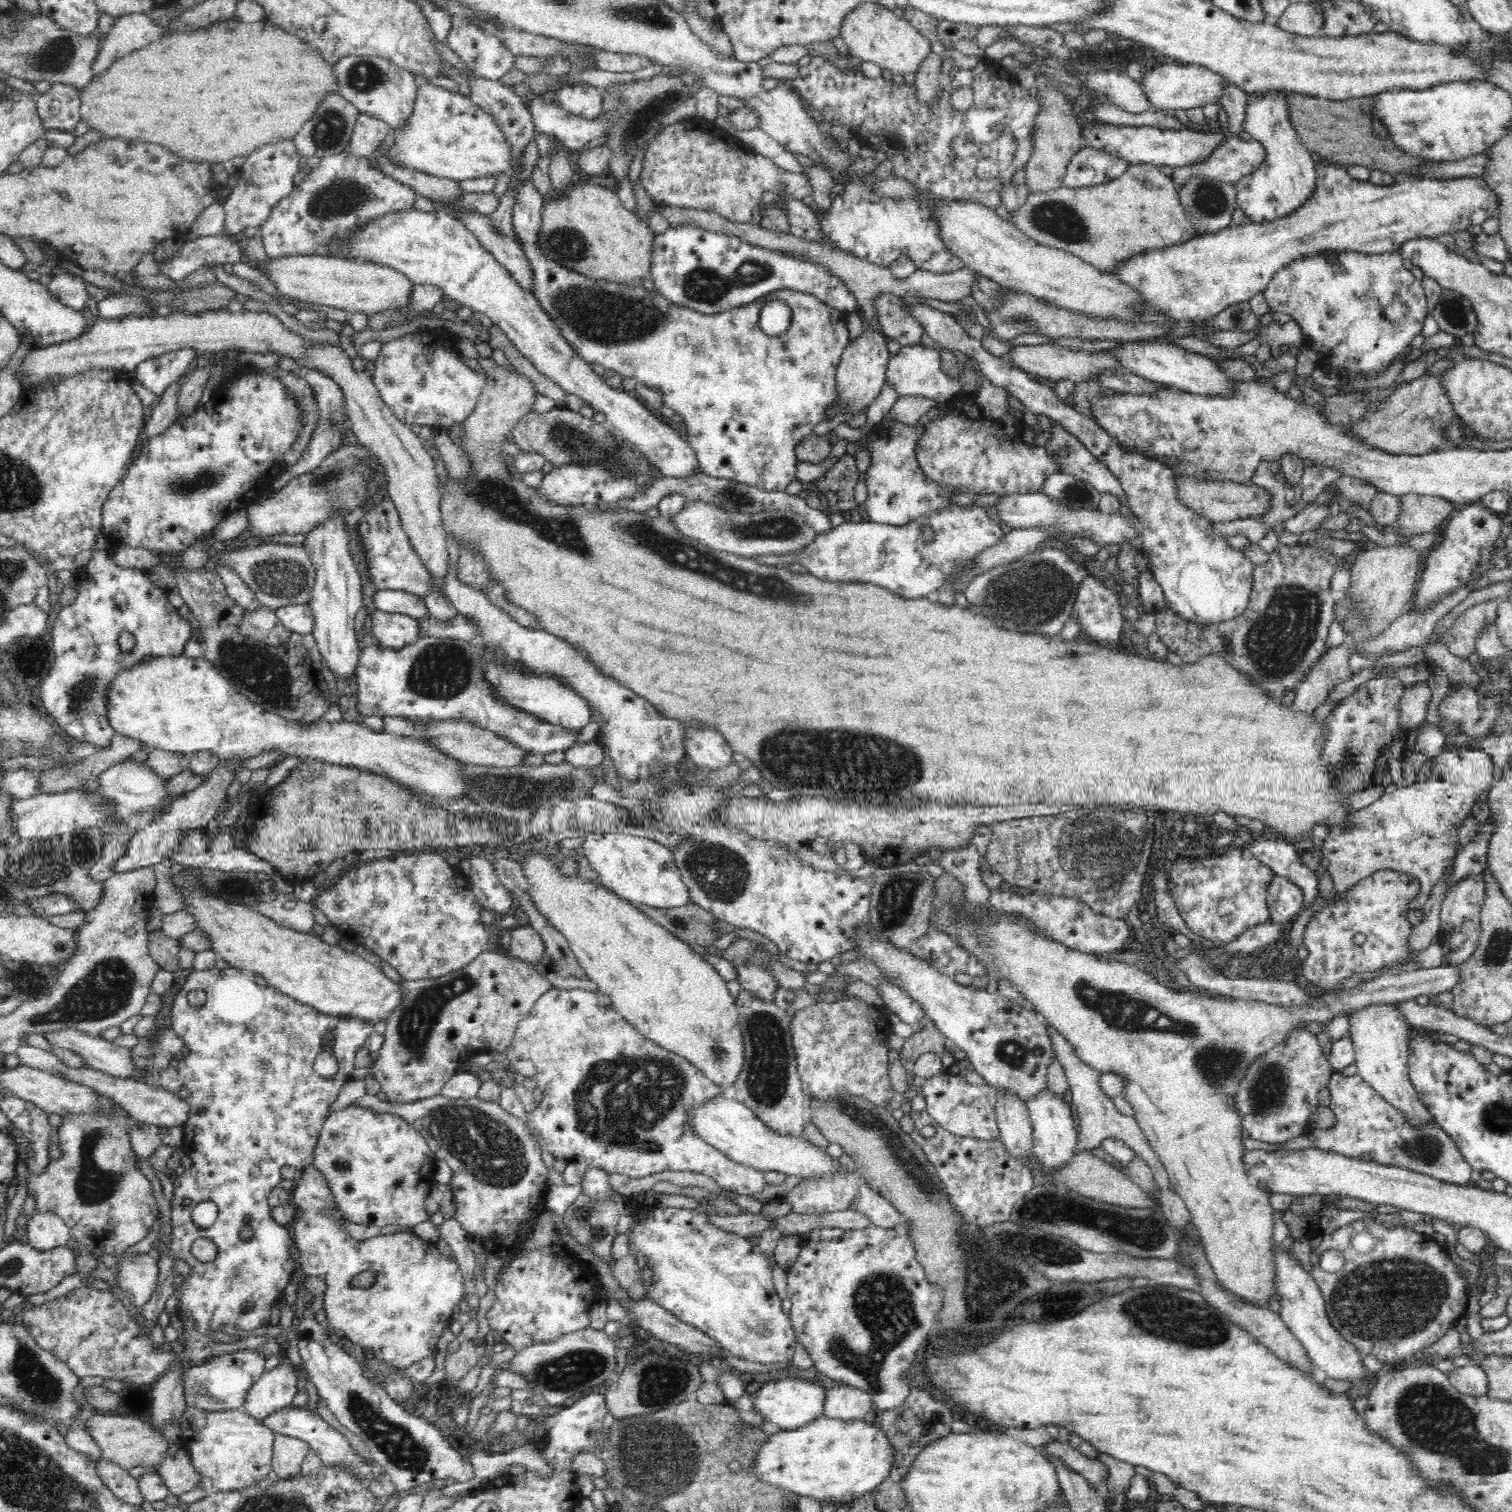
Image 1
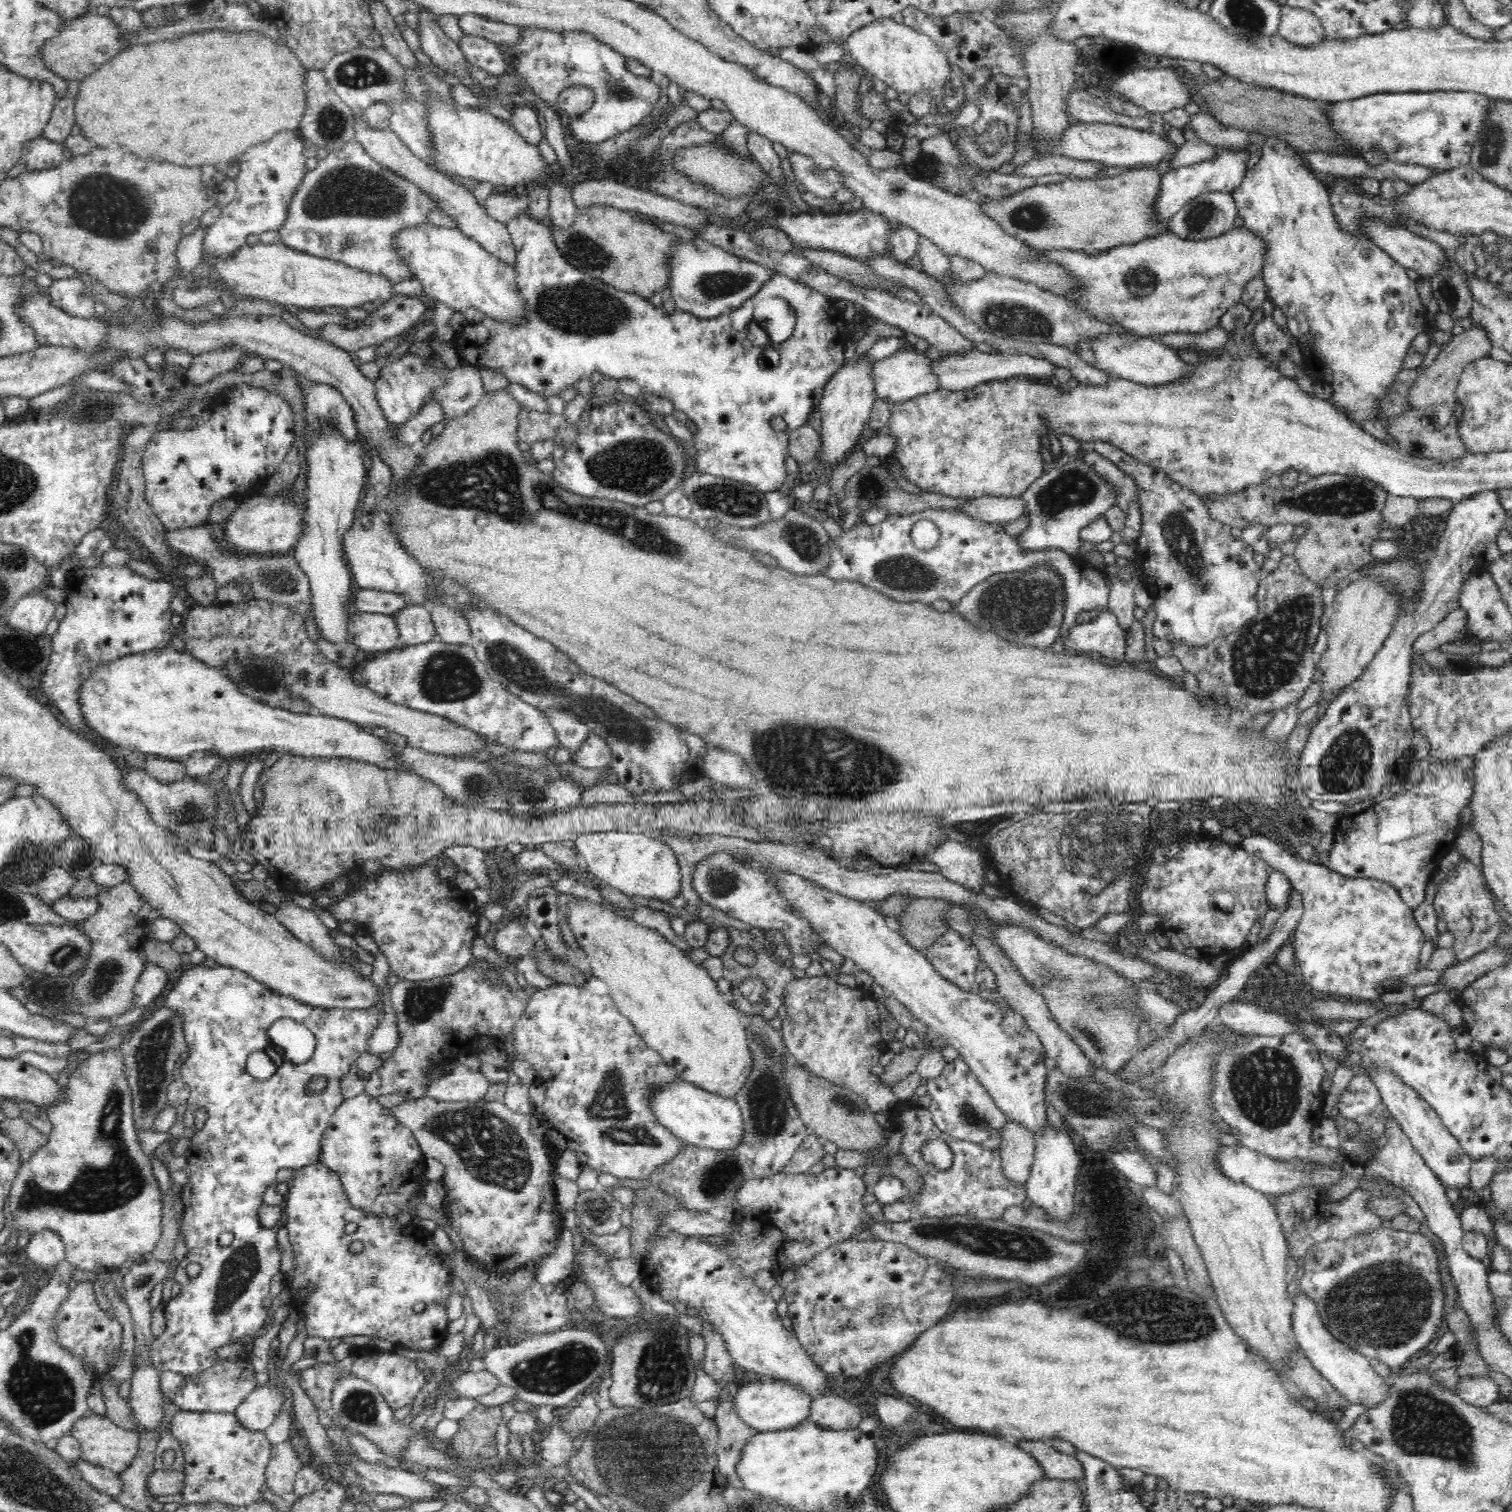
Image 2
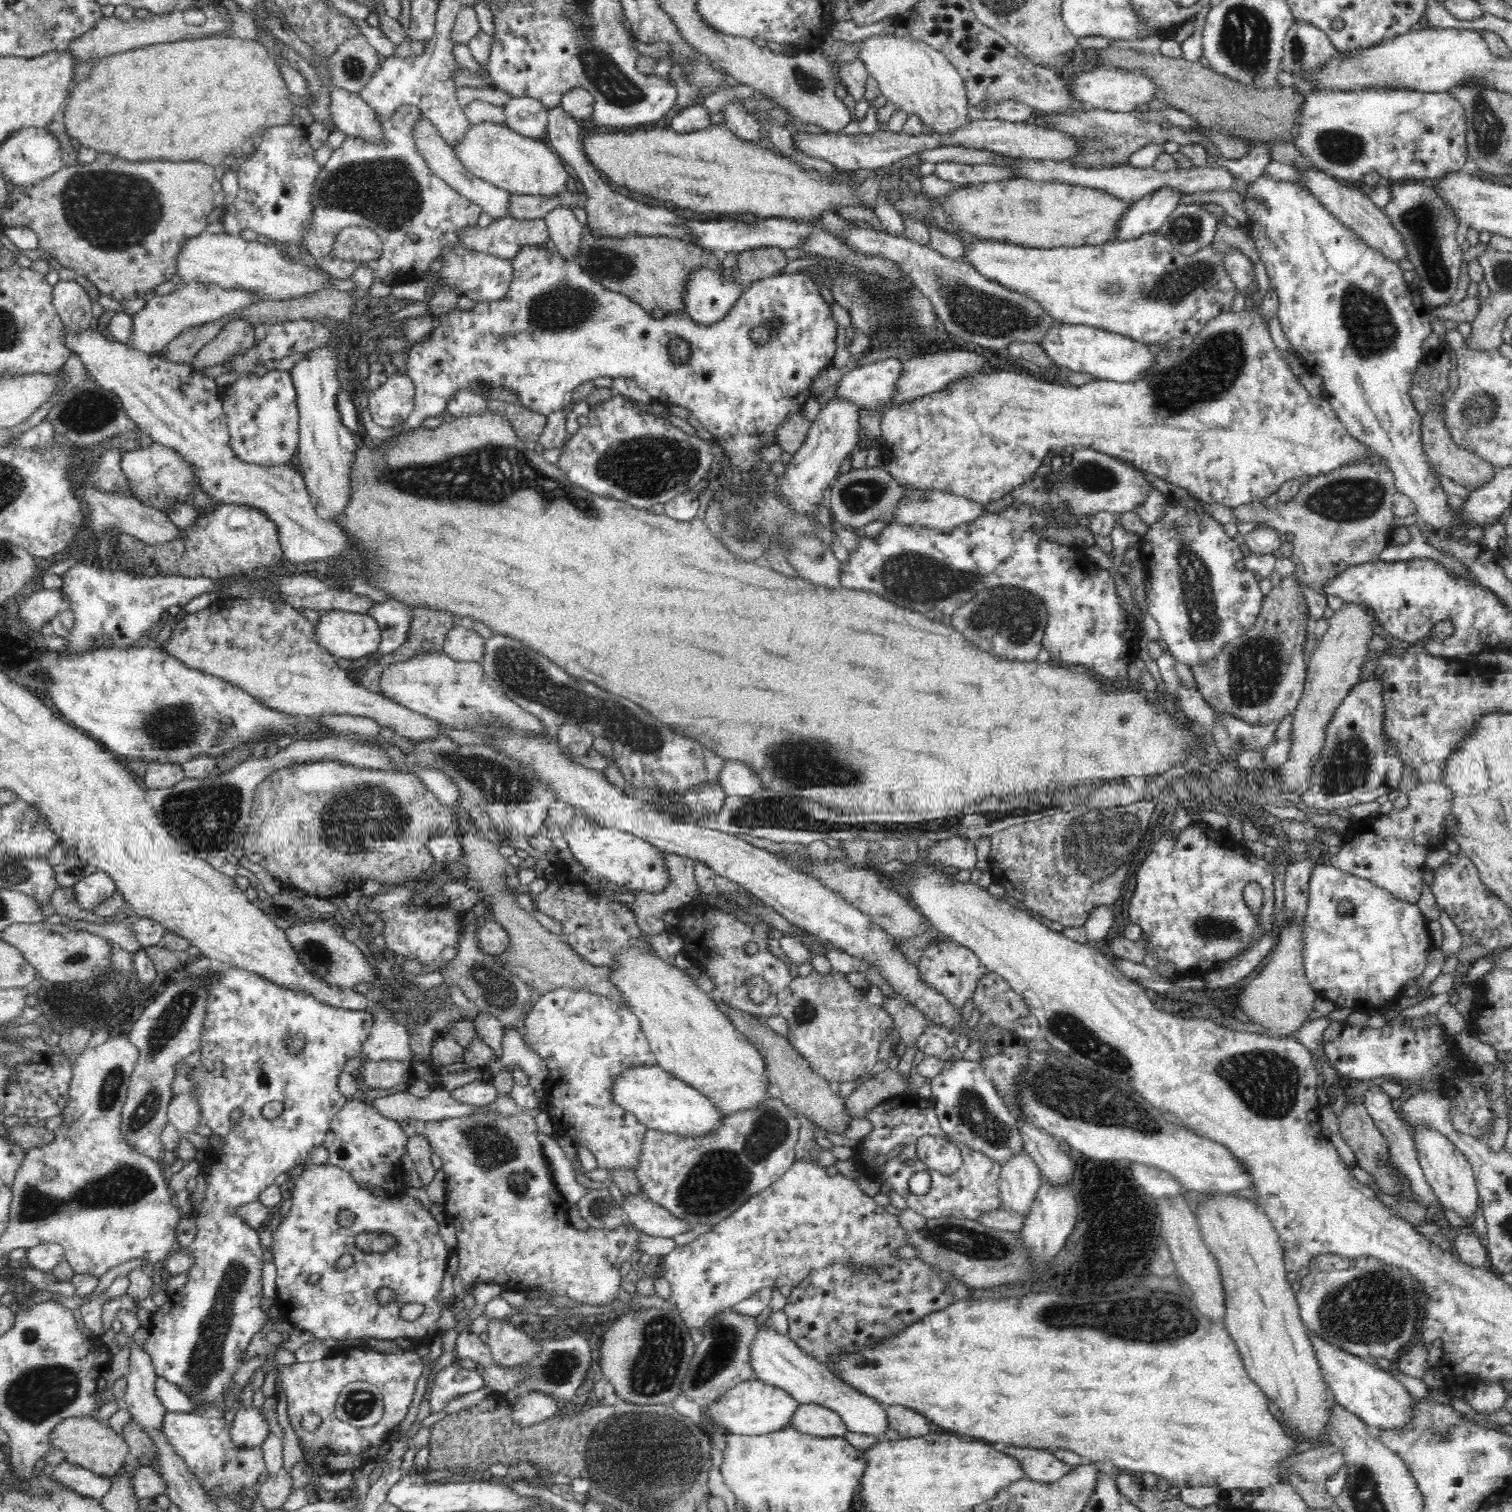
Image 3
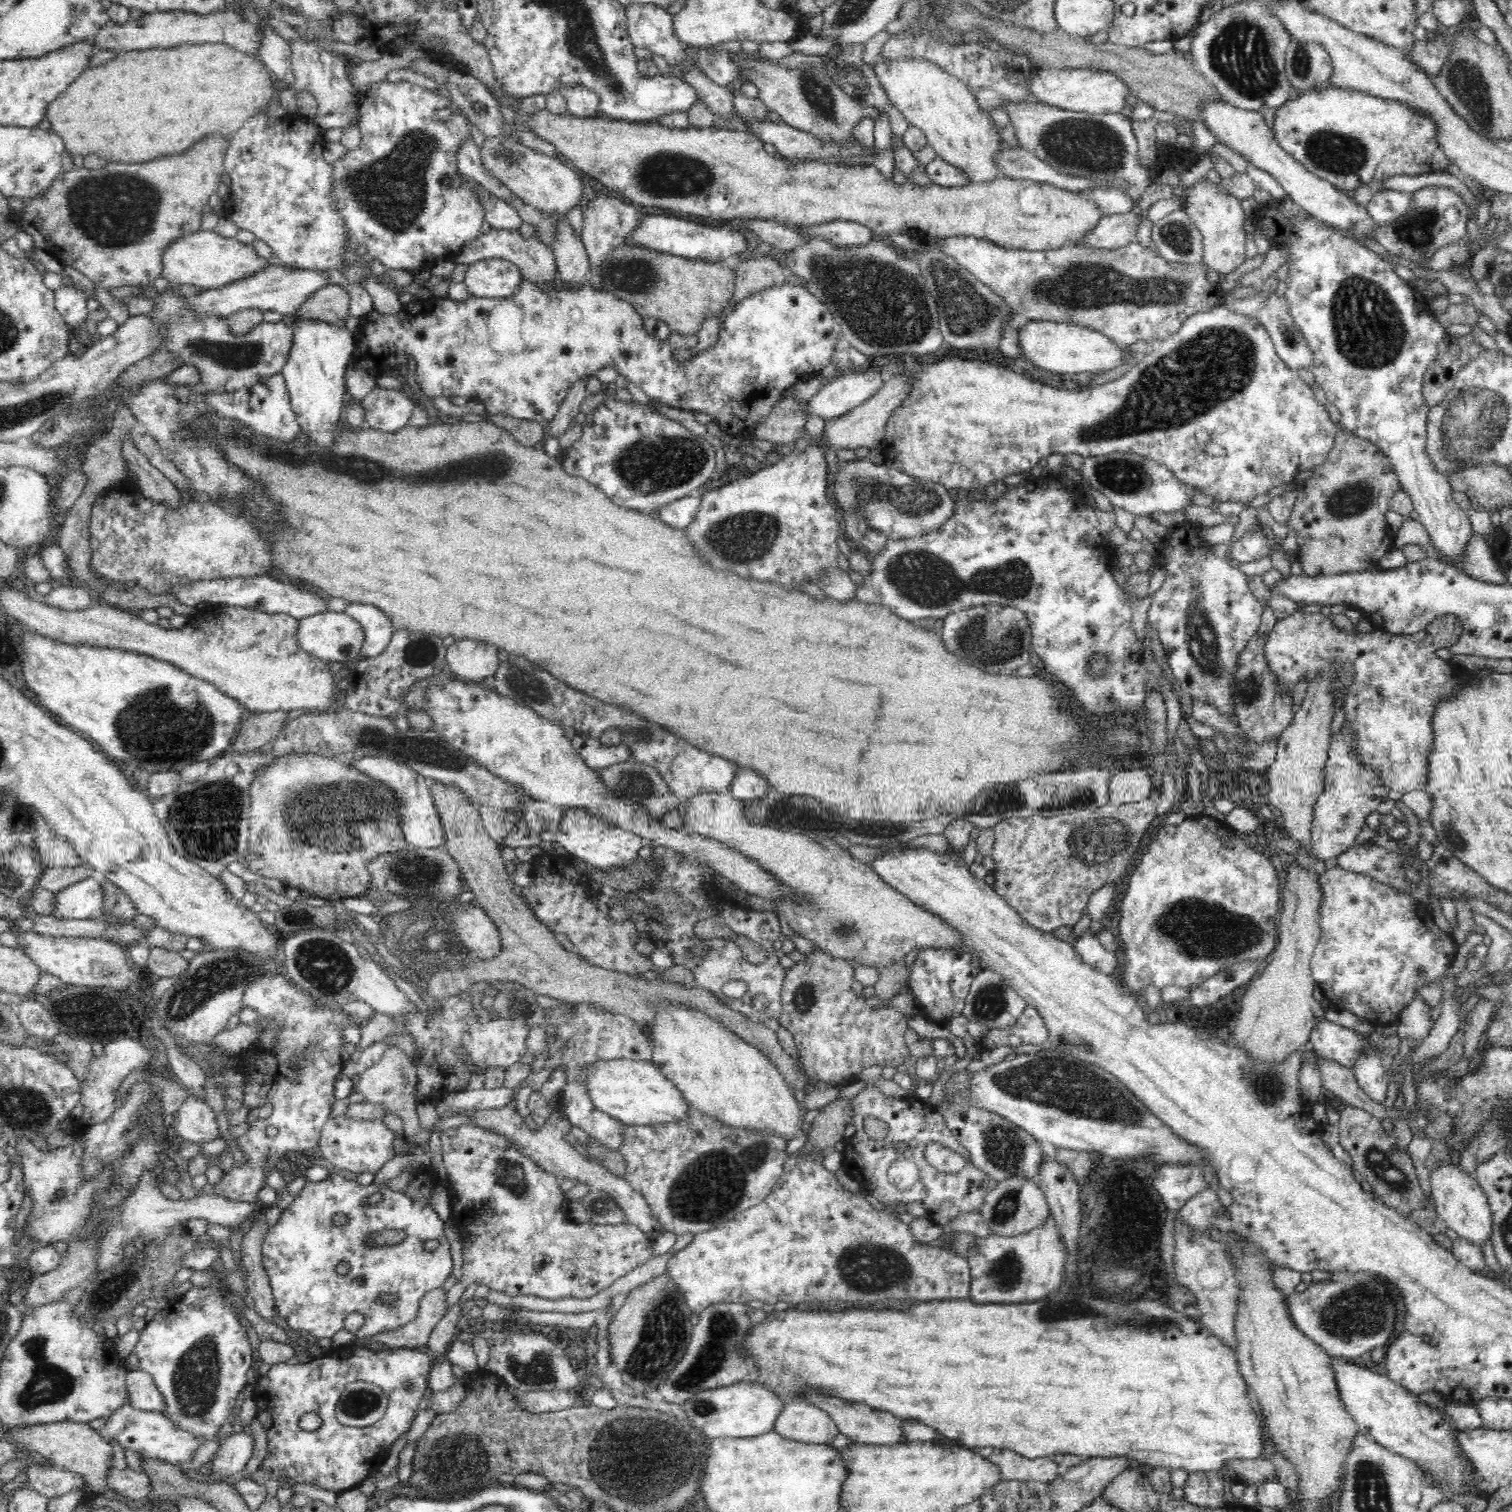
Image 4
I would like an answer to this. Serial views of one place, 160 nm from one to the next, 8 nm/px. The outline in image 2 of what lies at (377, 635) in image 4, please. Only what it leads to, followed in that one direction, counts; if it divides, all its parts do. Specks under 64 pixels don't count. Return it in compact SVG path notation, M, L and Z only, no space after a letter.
M411 603L394 616L399 624L402 646L424 644L438 638L428 605Z

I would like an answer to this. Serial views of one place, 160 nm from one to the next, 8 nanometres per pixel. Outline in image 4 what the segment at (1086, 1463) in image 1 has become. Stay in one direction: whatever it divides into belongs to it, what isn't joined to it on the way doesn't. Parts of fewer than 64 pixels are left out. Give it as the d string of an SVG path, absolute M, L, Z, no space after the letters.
M982 1448L980 1452L988 1458L988 1461L1000 1467L1002 1480L1037 1480L1047 1483L1052 1482L1062 1469L1048 1456L1028 1458L1014 1450L1004 1450L1004 1448L986 1448L986 1450Z

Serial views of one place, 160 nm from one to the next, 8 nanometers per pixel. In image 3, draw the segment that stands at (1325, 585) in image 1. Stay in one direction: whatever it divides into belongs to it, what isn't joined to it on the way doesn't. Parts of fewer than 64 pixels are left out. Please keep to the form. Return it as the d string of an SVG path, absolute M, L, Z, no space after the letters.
M1295 572L1282 577L1282 580L1277 585L1272 585L1272 590L1263 596L1259 618L1250 630L1228 642L1214 658L1189 666L1196 680L1196 688L1216 712L1231 714L1250 724L1266 724L1272 719L1280 721L1286 715L1294 714L1306 685L1304 648L1308 640L1309 625L1312 622L1300 581Z

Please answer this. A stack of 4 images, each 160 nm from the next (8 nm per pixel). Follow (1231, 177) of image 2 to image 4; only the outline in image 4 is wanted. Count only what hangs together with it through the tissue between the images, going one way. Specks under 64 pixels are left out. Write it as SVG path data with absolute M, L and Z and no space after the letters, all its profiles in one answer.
M1130 210L1124 214L1110 214L1096 226L1092 234L1084 238L1084 245L1117 249L1136 241L1136 232L1142 221L1142 214Z

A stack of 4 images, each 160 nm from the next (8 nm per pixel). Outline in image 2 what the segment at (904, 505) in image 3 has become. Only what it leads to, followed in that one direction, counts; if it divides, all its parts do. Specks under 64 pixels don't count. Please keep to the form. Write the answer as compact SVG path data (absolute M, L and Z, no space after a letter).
M980 497L970 500L959 510L986 522L1005 525L1026 518L1030 507L1024 497Z

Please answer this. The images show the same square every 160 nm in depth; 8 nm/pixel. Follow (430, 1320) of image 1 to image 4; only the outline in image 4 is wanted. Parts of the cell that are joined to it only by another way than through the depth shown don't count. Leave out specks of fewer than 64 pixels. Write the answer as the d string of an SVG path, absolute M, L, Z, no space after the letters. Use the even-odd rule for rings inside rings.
M336 1172L328 1174L328 1178L320 1182L308 1181L294 1201L282 1211L277 1223L268 1228L262 1244L262 1264L271 1282L277 1313L290 1328L321 1339L332 1339L336 1332L344 1328L344 1320L352 1312L360 1312L364 1316L363 1326L355 1333L359 1338L390 1332L416 1320L420 1300L426 1296L426 1292L440 1288L452 1272L453 1261L450 1245L444 1236L444 1224L426 1199L412 1198L384 1185L371 1183L360 1186L354 1177ZM378 1192L382 1194L382 1199L376 1204L368 1204L366 1200ZM335 1214L344 1214L348 1222L342 1226L335 1225L332 1221ZM428 1240L437 1240L440 1246L430 1252L426 1250ZM340 1262L350 1264L346 1275L336 1272ZM382 1293L396 1293L398 1302L394 1306L379 1302L377 1298Z

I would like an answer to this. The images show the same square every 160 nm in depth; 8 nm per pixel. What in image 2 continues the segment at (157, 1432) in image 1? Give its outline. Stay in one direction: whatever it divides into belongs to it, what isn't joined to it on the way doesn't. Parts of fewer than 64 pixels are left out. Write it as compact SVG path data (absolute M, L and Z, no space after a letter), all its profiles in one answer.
M94 1414L80 1418L75 1426L72 1426L71 1434L82 1445L82 1456L80 1458L86 1459L92 1464L114 1470L117 1473L124 1472L135 1461L136 1454L140 1450L141 1433L138 1430L118 1426L106 1415Z

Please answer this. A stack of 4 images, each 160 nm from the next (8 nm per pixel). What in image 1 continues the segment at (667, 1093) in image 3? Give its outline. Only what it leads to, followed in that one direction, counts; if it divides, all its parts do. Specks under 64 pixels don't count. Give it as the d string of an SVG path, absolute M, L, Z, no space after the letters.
M731 1095L726 1098L718 1098L713 1102L706 1103L693 1111L689 1124L695 1127L695 1132L702 1136L708 1142L708 1145L714 1146L720 1152L727 1154L733 1162L743 1165L762 1173L776 1172L784 1174L786 1177L796 1176L802 1181L820 1181L821 1179L834 1179L839 1175L844 1175L846 1170L838 1162L838 1158L832 1158L824 1146L816 1146L806 1138L806 1136L784 1135L768 1127L756 1114L752 1113L744 1103L737 1102Z

